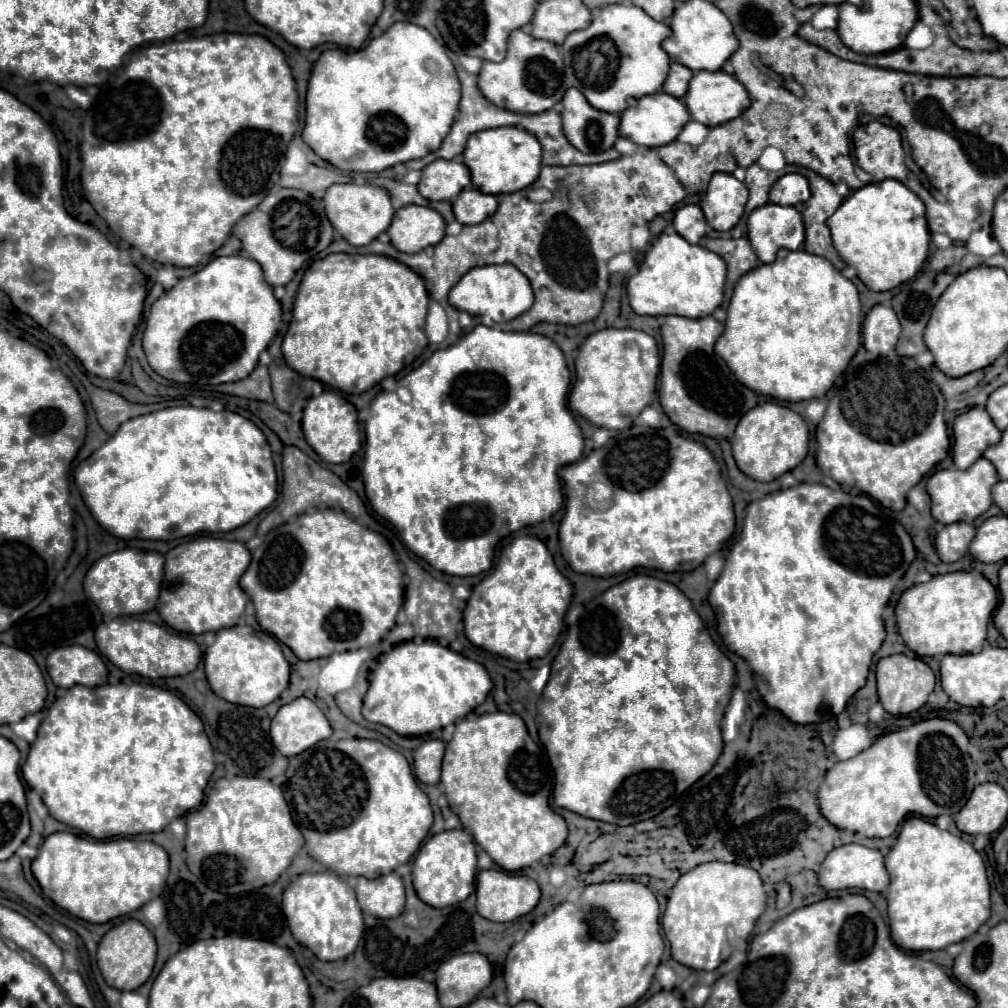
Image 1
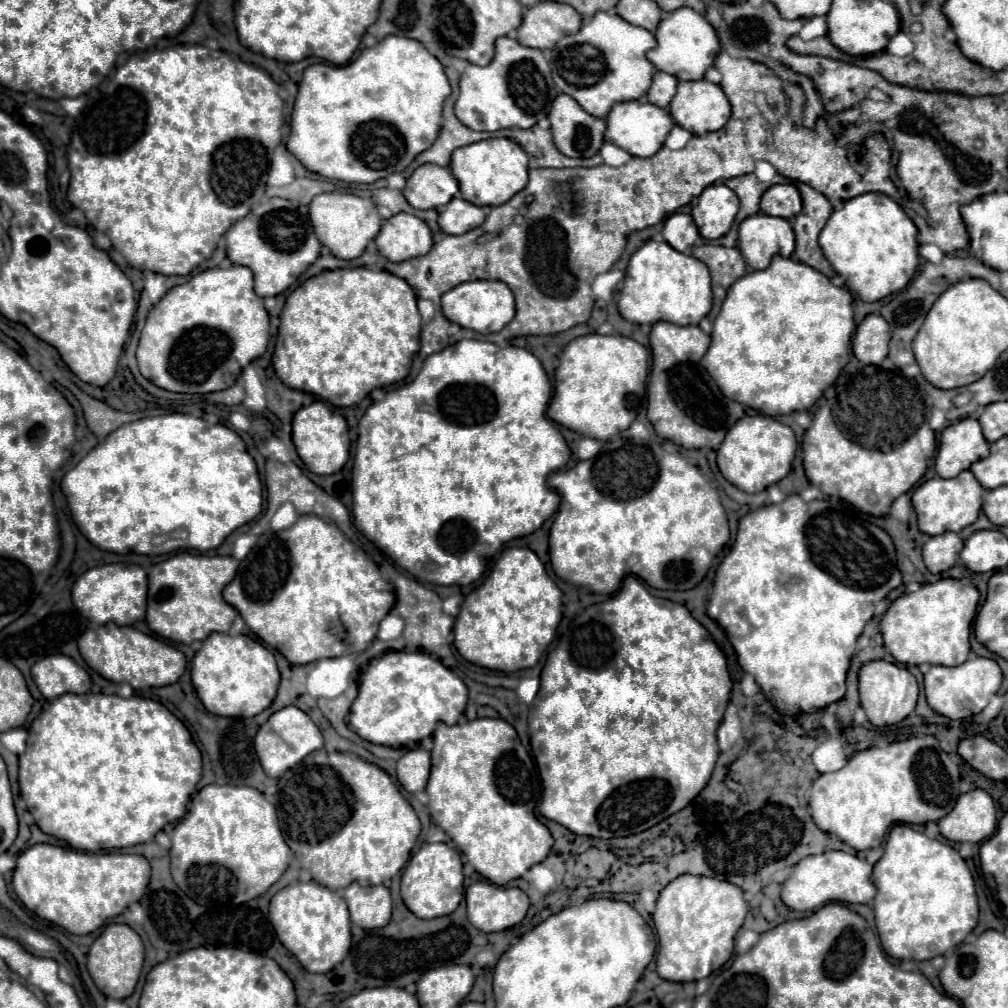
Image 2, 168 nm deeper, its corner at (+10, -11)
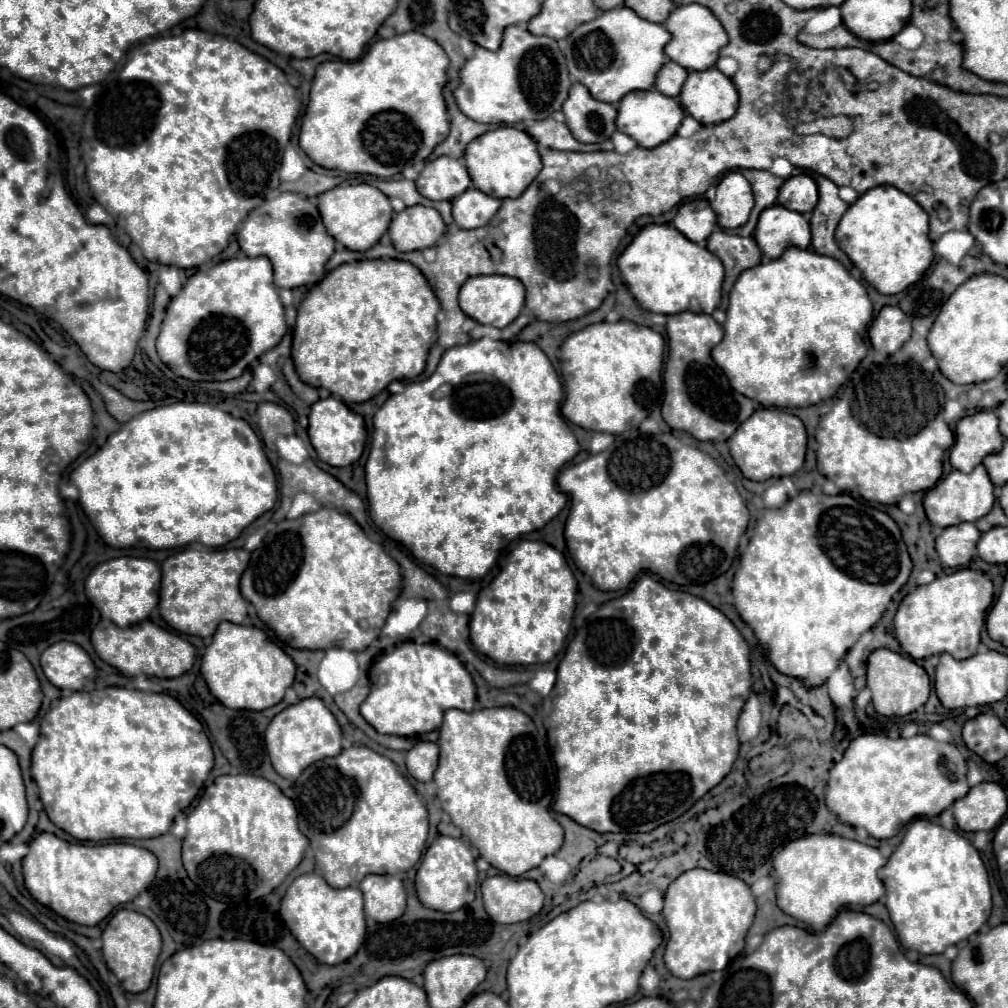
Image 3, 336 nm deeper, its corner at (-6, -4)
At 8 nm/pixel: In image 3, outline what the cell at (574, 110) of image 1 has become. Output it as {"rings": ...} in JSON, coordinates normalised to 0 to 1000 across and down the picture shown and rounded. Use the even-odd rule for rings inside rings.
{"rings":[[[575,82],[567,84],[558,112],[575,142],[597,142],[611,130],[611,106],[591,100]]]}

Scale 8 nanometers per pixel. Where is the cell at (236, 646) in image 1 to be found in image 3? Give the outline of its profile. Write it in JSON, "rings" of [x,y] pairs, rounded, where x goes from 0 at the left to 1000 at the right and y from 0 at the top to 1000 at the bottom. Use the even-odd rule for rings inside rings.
{"rings":[[[220,616],[210,638],[204,642],[198,666],[208,688],[226,703],[262,705],[282,693],[284,684],[292,678],[294,660],[264,626]]]}

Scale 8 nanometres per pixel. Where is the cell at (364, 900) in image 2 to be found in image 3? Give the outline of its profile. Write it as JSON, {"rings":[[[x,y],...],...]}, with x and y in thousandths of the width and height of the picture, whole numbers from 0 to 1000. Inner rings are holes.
{"rings":[[[365,868],[357,876],[361,886],[361,906],[375,916],[399,910],[403,902],[403,884],[397,870],[391,868]]]}

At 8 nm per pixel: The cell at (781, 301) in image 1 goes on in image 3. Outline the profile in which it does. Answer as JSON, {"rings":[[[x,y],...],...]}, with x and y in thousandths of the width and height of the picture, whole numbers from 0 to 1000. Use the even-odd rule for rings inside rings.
{"rings":[[[780,247],[778,253],[774,257],[768,257],[768,259],[760,259],[760,261],[754,261],[746,267],[740,267],[730,283],[726,285],[724,289],[724,303],[722,303],[722,318],[718,320],[718,336],[714,338],[714,342],[710,342],[710,346],[706,346],[706,356],[710,358],[710,362],[720,370],[726,386],[730,386],[732,390],[760,402],[760,404],[802,404],[802,402],[808,402],[808,400],[813,400],[817,396],[823,396],[831,384],[843,374],[843,370],[851,364],[851,360],[857,356],[859,352],[859,324],[863,322],[865,318],[865,301],[861,297],[861,291],[859,291],[859,285],[849,279],[841,269],[839,265],[825,257],[825,255],[817,255],[817,253],[812,253],[804,247]]]}

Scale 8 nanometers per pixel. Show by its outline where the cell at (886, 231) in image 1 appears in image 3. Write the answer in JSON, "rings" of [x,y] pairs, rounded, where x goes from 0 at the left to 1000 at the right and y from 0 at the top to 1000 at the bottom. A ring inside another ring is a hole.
{"rings":[[[885,184],[861,188],[841,205],[829,225],[829,241],[855,269],[857,277],[875,293],[887,293],[915,277],[927,259],[921,237],[921,213],[899,191]]]}

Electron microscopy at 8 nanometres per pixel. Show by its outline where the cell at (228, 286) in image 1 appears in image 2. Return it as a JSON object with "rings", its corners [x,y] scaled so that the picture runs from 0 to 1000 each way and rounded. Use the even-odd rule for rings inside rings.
{"rings":[[[228,264],[224,268],[208,266],[167,288],[167,292],[149,308],[139,333],[135,355],[141,373],[163,387],[190,391],[216,389],[230,383],[238,371],[238,365],[246,363],[252,355],[264,349],[268,337],[266,327],[266,310],[260,296],[252,290],[250,268],[244,264]]]}

